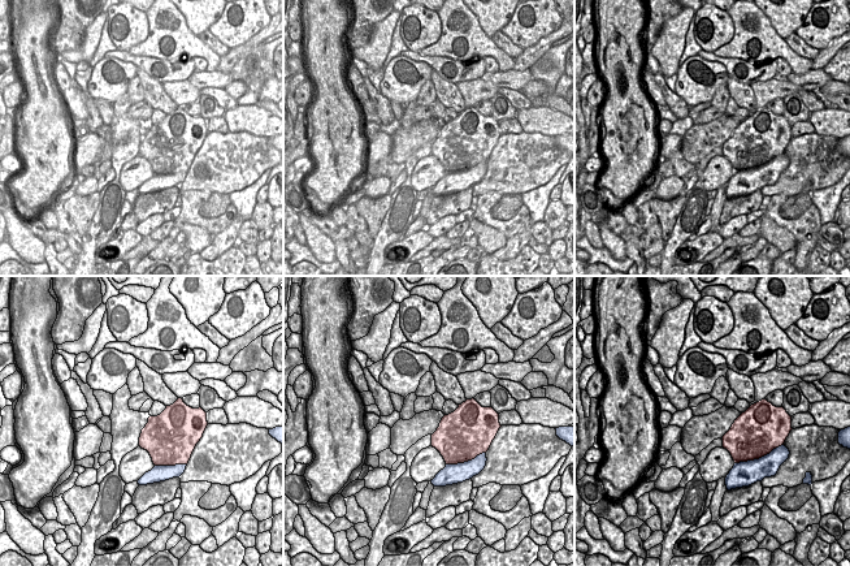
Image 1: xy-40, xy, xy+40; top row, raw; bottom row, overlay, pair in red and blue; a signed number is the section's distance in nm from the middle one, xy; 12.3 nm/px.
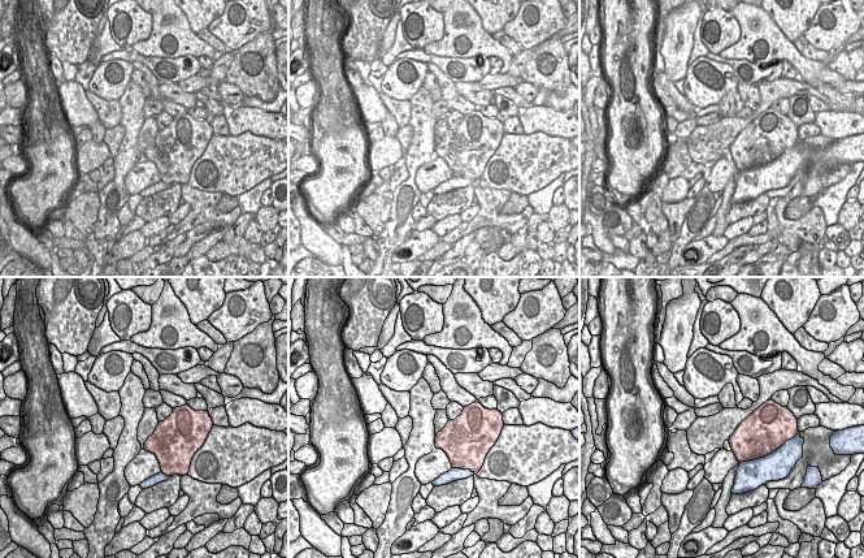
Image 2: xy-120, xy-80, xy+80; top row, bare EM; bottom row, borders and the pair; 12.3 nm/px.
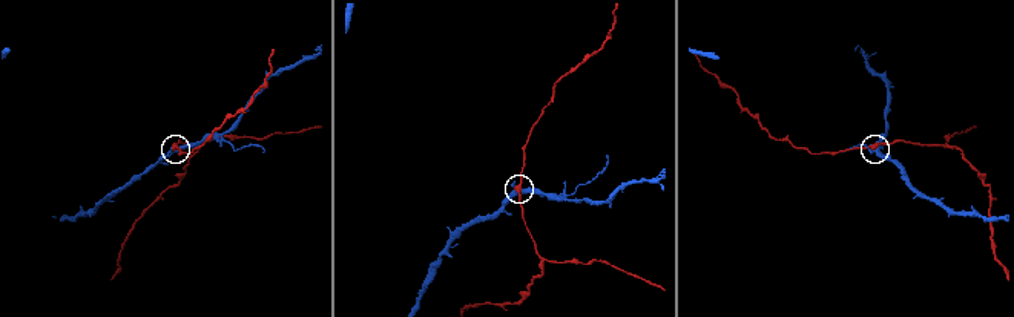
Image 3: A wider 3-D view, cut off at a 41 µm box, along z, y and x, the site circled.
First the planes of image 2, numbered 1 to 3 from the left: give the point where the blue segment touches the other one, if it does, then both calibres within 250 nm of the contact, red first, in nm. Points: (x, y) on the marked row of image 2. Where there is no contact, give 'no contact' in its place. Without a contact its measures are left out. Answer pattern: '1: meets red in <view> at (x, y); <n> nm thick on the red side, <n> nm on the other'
1: meets red in xy-120 at (166, 475); 420 nm thick on the red side, 120 nm on the other
2: meets red in xy-80 at (464, 468); 500 nm thick on the red side, 160 nm on the other
3: meets red in xy+80 at (768, 454); 500 nm thick on the red side, 340 nm on the other

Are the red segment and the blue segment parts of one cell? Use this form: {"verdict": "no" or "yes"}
{"verdict": "no"}

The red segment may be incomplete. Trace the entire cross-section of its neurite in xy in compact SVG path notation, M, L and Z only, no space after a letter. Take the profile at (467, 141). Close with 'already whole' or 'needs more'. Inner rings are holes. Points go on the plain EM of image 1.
M474 107L467 108L454 121L442 126L431 143L431 155L441 161L446 173L464 172L486 161L500 135L499 122L493 116L482 116Z; already whole

